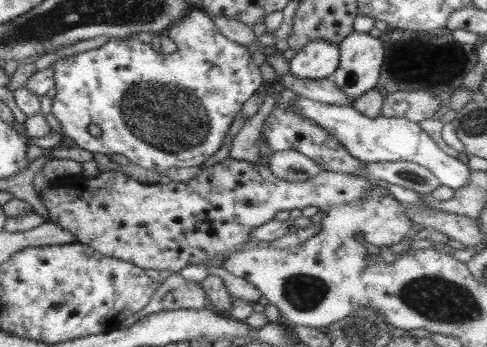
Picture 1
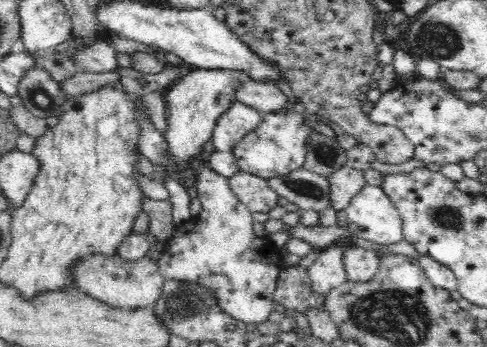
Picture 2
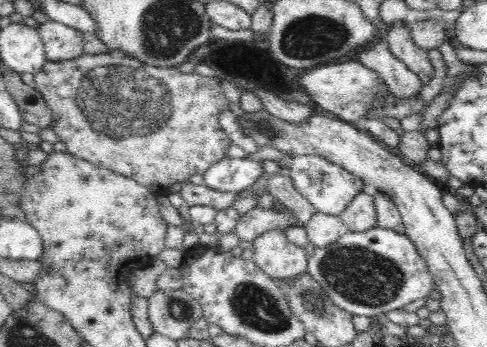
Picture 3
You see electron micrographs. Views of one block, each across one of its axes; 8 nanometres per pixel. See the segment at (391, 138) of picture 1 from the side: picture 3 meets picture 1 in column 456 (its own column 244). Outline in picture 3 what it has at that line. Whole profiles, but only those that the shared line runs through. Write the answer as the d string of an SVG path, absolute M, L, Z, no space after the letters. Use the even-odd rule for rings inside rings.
M224 158L204 172L204 184L220 192L240 194L242 190L258 182L258 178L264 174L262 164L264 162L254 162L248 158Z

